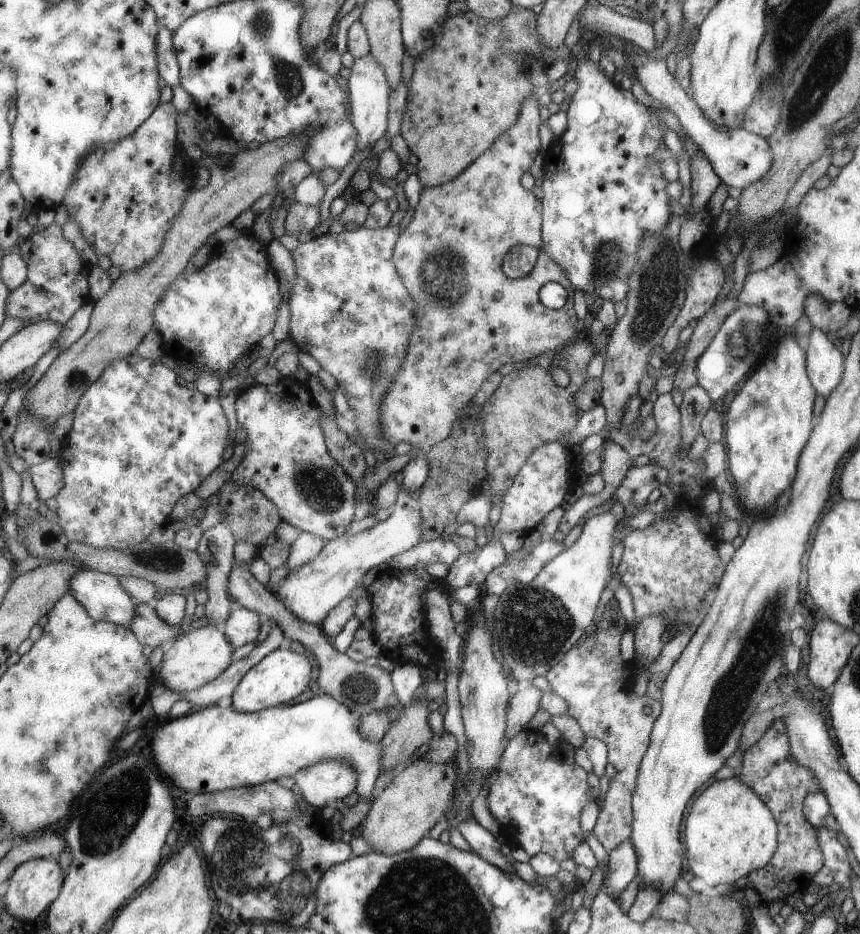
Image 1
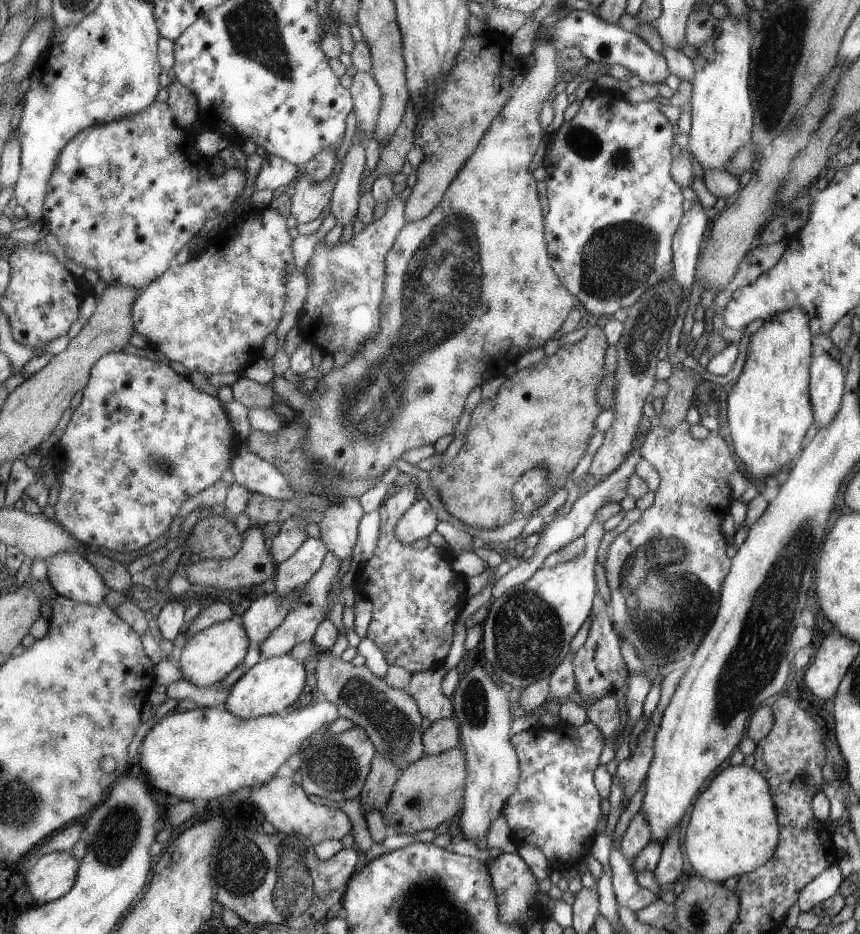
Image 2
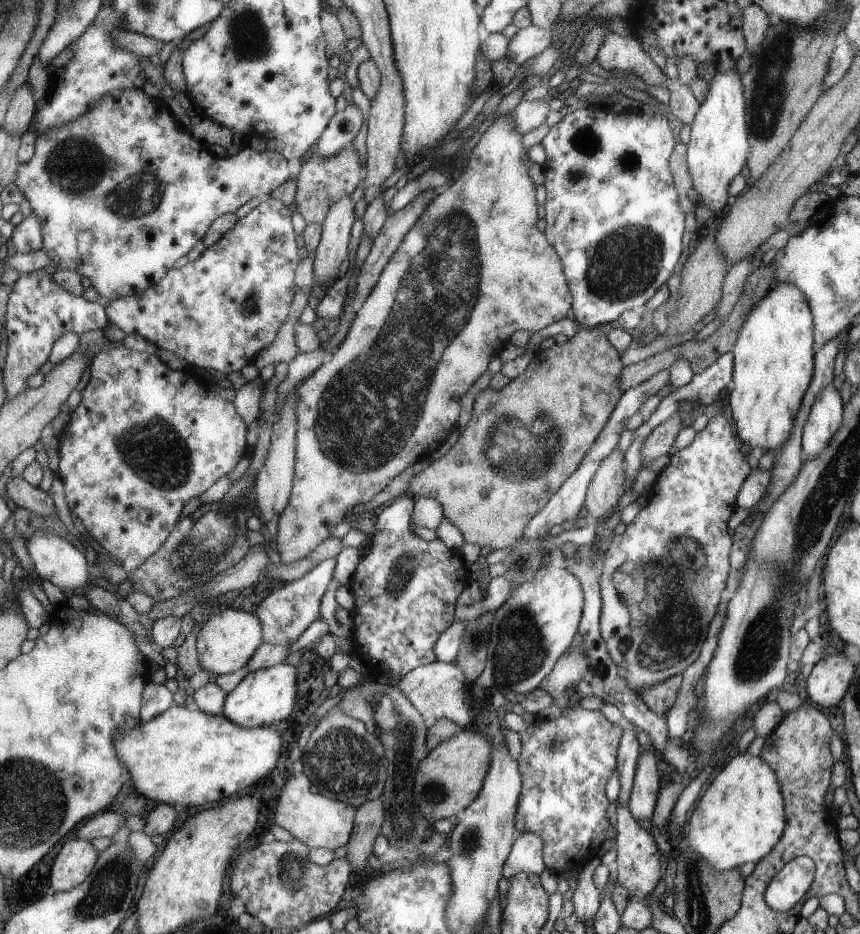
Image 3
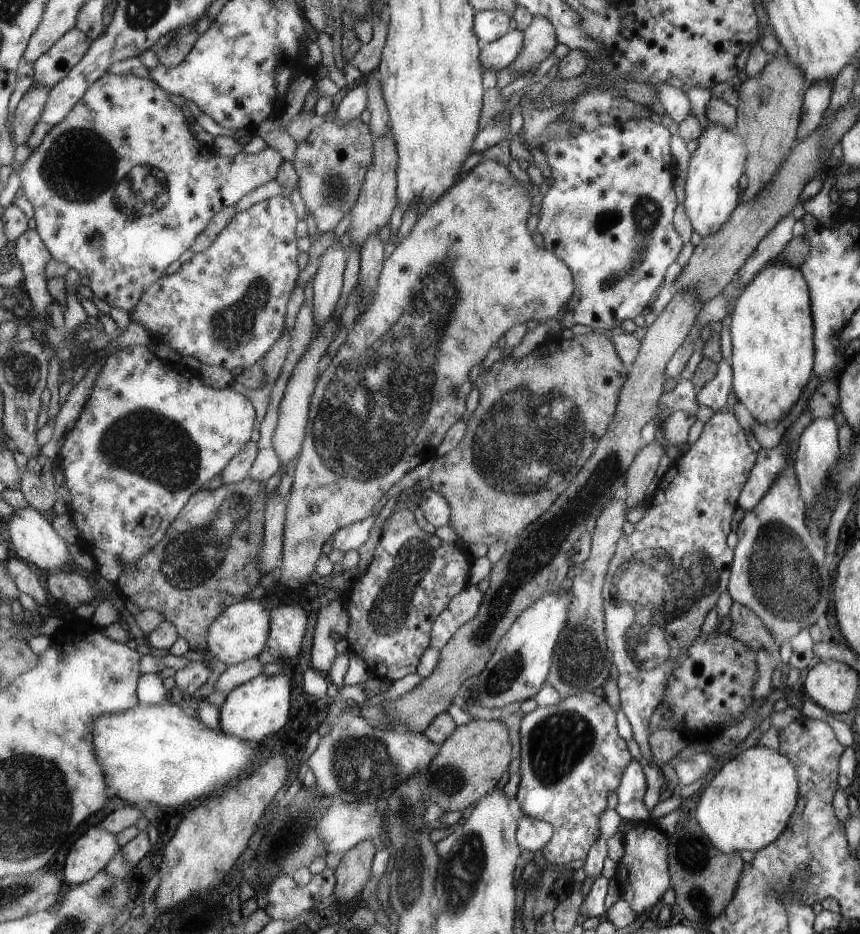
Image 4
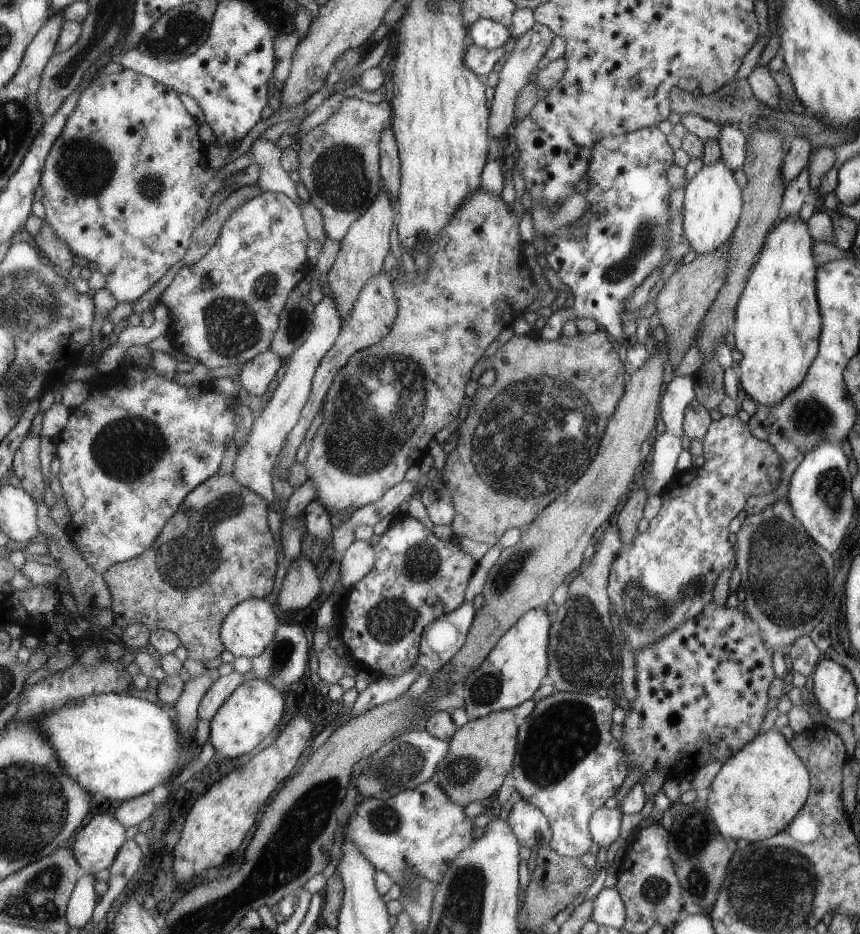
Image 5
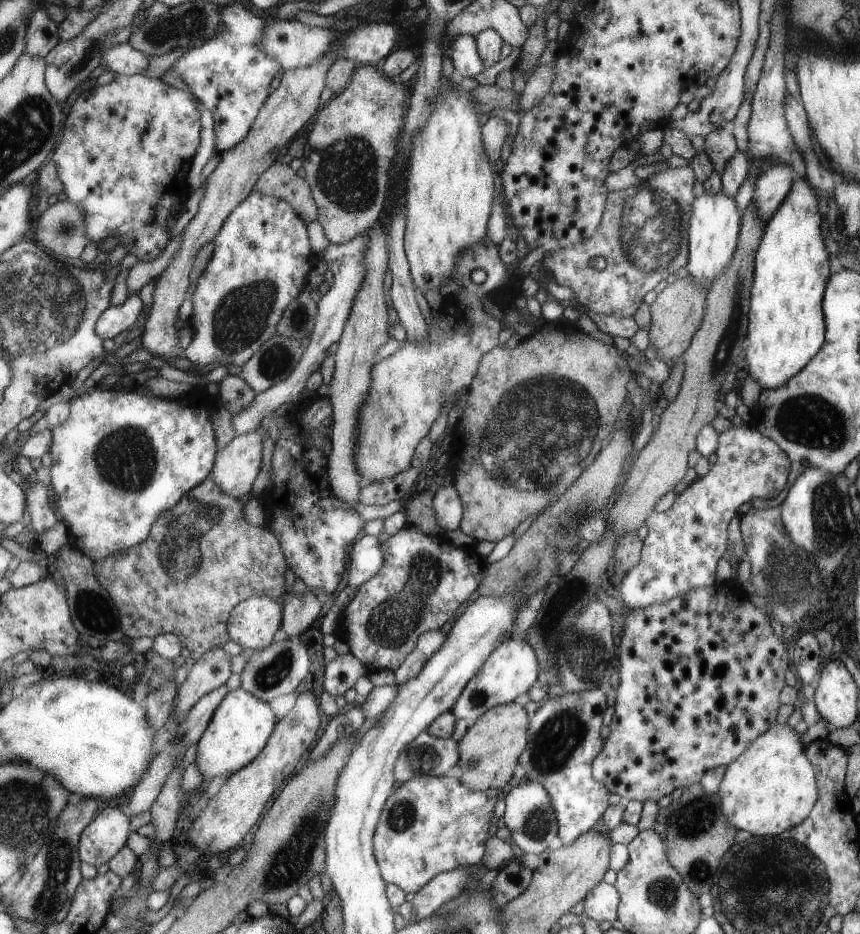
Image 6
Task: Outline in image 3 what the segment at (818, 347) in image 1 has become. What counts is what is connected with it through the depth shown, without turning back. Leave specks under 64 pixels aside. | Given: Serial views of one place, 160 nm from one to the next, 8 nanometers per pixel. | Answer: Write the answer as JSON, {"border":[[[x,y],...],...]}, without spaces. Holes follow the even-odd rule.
{"border":[[[831,383],[818,392],[802,428],[803,461],[814,458],[831,442],[842,422],[841,408],[841,398]]]}

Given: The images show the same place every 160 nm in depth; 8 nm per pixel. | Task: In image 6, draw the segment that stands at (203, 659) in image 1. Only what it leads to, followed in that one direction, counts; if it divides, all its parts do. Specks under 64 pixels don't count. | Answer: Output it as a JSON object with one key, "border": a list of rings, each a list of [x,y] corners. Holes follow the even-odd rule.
{"border":[[[255,595],[240,602],[230,616],[228,631],[233,642],[238,643],[243,650],[252,648],[262,651],[272,645],[275,634],[282,628],[284,621],[284,606],[282,600],[269,598],[269,596]]]}

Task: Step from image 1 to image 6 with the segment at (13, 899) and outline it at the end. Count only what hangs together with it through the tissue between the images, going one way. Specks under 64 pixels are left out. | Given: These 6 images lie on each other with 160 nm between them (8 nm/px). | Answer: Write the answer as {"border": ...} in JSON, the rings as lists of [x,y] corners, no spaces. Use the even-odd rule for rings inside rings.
{"border":[[[107,807],[85,828],[80,838],[80,858],[95,866],[109,862],[129,840],[131,820],[126,810]]]}

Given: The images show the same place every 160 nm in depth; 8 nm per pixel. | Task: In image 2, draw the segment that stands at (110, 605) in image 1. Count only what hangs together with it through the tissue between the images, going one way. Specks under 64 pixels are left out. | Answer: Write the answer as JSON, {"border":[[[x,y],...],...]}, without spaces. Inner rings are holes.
{"border":[[[73,551],[54,554],[48,574],[58,595],[80,603],[101,604],[111,589],[102,574],[81,553]]]}

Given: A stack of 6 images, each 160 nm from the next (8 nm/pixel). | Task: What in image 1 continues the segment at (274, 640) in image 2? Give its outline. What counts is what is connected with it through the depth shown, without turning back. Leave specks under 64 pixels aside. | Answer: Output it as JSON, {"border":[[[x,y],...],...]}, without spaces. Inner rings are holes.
{"border":[[[400,488],[388,518],[351,537],[345,535],[327,542],[310,563],[289,572],[279,582],[277,596],[295,616],[321,627],[329,613],[357,588],[364,572],[420,542],[422,528],[419,523],[419,505],[415,500]]]}

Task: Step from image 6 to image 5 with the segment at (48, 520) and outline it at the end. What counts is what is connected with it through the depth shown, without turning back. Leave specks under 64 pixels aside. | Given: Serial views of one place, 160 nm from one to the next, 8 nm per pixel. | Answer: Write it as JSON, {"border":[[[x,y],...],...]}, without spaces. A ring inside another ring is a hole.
{"border":[[[28,435],[17,451],[12,466],[13,473],[21,480],[23,488],[35,499],[38,506],[47,496],[47,482],[41,468],[40,442],[39,437]]]}

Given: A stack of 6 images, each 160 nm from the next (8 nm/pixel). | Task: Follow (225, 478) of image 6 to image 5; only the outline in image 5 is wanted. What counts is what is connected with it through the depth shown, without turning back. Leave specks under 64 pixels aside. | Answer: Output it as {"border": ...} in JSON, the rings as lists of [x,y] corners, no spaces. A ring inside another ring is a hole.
{"border":[[[330,293],[318,305],[314,314],[314,327],[311,336],[289,358],[284,377],[264,410],[258,414],[252,426],[247,444],[237,452],[232,475],[247,488],[265,497],[269,504],[276,500],[273,492],[273,470],[279,460],[283,444],[289,433],[297,426],[304,406],[309,402],[314,378],[325,353],[337,342],[343,330],[344,320],[338,304]]]}

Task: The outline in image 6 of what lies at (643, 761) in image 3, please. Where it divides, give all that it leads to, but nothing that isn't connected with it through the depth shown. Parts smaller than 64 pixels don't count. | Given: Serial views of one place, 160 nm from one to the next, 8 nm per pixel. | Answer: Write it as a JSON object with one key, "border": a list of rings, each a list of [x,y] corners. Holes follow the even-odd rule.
{"border":[[[742,423],[739,428],[731,426],[718,434],[717,448],[714,452],[716,461],[708,474],[703,478],[697,477],[694,482],[687,485],[685,490],[676,494],[675,501],[666,511],[651,512],[644,524],[647,527],[647,536],[642,541],[639,562],[627,571],[624,578],[617,584],[611,585],[611,591],[623,601],[625,610],[629,612],[637,607],[644,607],[651,603],[669,600],[674,596],[688,593],[689,589],[708,587],[713,582],[715,564],[725,552],[725,530],[731,518],[735,516],[741,504],[748,504],[752,499],[772,499],[783,489],[787,488],[786,480],[790,472],[790,459],[786,451],[778,443],[759,434],[758,430],[749,423]]]}

